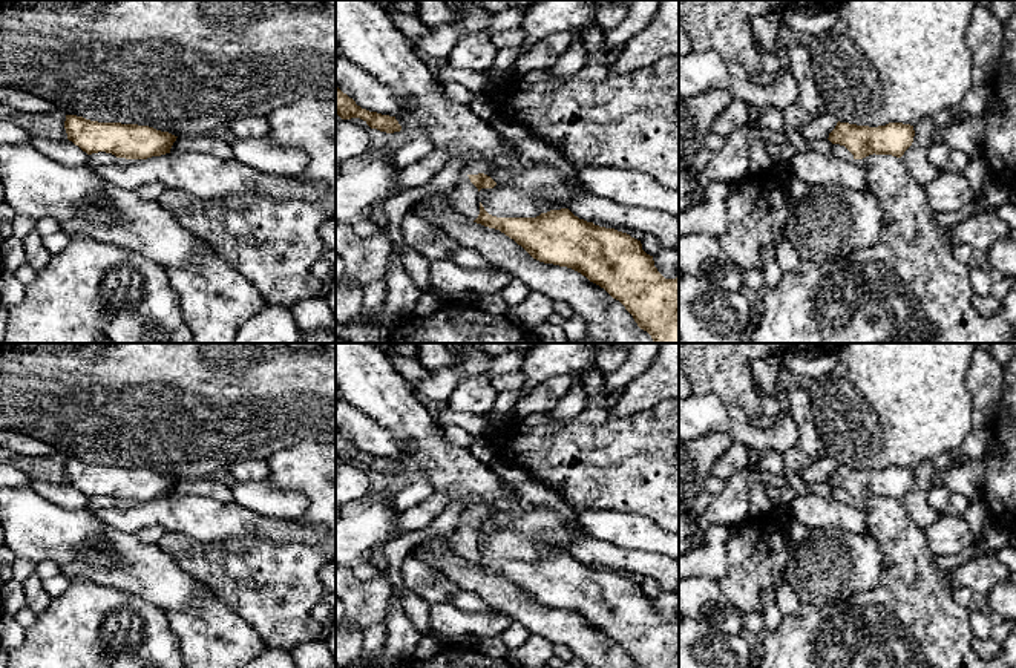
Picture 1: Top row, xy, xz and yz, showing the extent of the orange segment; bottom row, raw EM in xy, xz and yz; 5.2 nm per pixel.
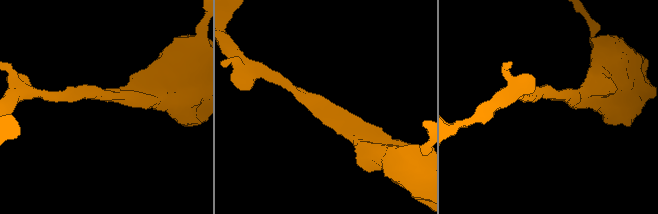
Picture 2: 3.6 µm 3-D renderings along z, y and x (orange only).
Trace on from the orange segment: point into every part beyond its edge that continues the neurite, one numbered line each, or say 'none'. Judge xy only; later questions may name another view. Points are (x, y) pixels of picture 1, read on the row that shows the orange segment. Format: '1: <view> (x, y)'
none

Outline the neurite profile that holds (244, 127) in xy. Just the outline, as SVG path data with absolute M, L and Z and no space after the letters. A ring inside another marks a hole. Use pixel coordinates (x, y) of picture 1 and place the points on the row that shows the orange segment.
M244 116L234 120L228 129L238 139L265 138L270 132L268 116Z

